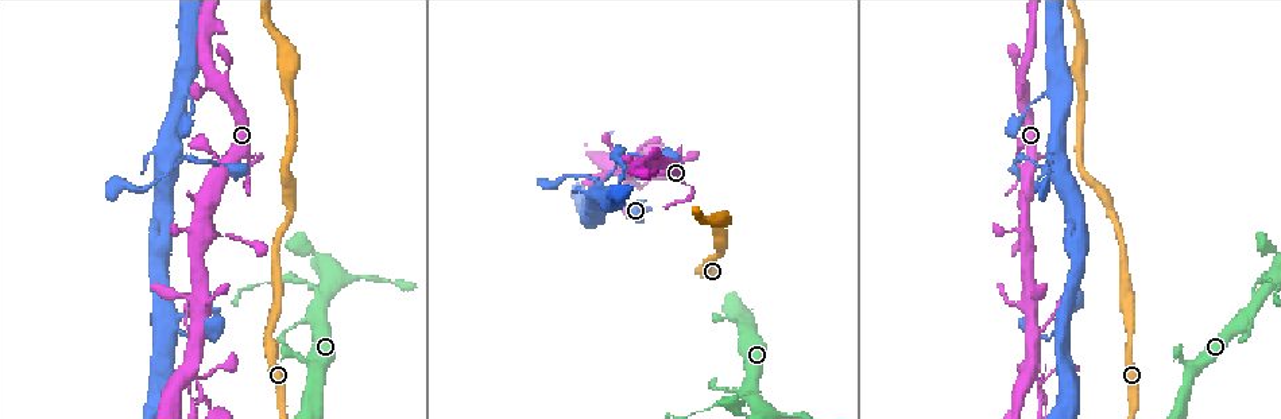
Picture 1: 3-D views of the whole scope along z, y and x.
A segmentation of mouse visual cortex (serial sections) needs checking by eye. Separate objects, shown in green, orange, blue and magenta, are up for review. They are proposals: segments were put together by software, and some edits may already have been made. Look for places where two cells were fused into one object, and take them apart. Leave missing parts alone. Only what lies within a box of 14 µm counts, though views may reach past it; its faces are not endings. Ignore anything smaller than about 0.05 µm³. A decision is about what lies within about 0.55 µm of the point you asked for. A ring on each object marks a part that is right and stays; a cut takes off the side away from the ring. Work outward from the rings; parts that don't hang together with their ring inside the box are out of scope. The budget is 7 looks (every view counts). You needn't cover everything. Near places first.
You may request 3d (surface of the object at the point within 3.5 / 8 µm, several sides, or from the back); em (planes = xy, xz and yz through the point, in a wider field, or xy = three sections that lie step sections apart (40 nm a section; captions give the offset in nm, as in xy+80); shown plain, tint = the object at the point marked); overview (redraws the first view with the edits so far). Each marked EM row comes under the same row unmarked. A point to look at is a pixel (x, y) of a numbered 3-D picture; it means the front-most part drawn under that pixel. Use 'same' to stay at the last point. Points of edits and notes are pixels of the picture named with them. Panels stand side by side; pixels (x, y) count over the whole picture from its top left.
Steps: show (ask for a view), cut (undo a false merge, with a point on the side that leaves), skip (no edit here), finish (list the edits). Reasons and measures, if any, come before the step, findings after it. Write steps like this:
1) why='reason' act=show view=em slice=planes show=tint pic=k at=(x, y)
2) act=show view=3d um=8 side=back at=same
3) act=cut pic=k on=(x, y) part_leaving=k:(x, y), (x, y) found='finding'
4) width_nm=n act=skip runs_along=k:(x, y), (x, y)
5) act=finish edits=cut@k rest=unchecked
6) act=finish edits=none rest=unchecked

act=show view=3d um=8 pic=1 at=(164, 170)

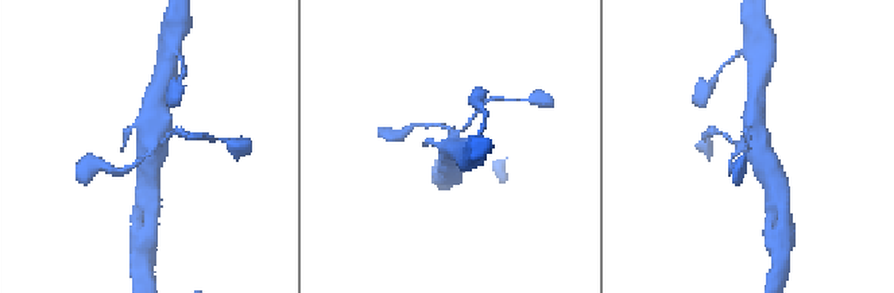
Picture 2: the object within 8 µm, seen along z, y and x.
act=show view=em slice=xy step=3 show=tint pic=2 at=(745, 150)

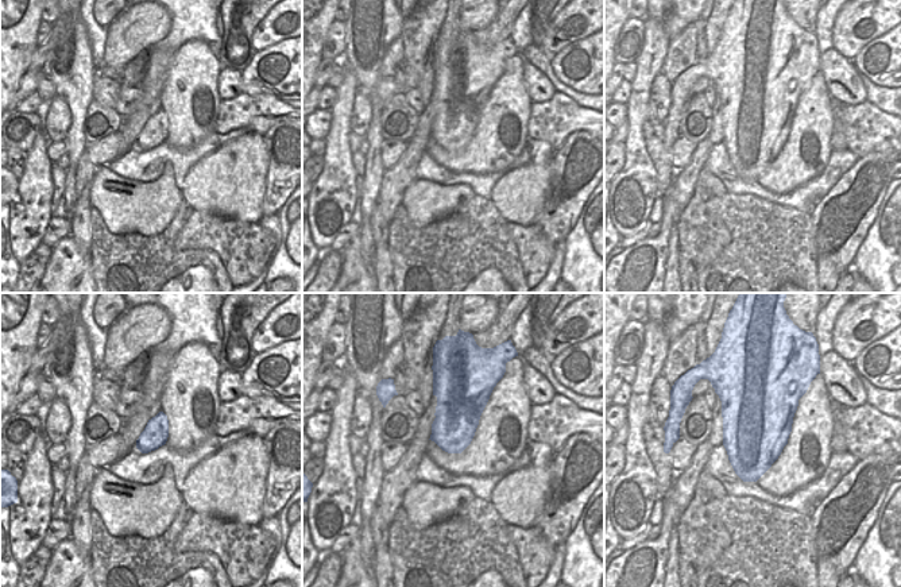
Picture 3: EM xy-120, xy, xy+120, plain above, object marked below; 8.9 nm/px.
act=skip runs_along=2:(771, 173), (757, 143), (757, 99) found='continuous, no second cell'

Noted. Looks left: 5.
why='arms part here' act=show view=3d um=8 side=back pic=1 at=(219, 81)

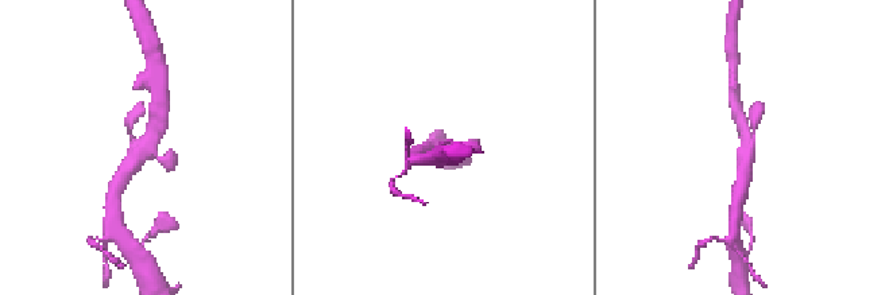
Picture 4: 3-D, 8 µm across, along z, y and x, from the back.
act=show view=em slice=xy step=2 show=tint pic=4 at=(744, 149)

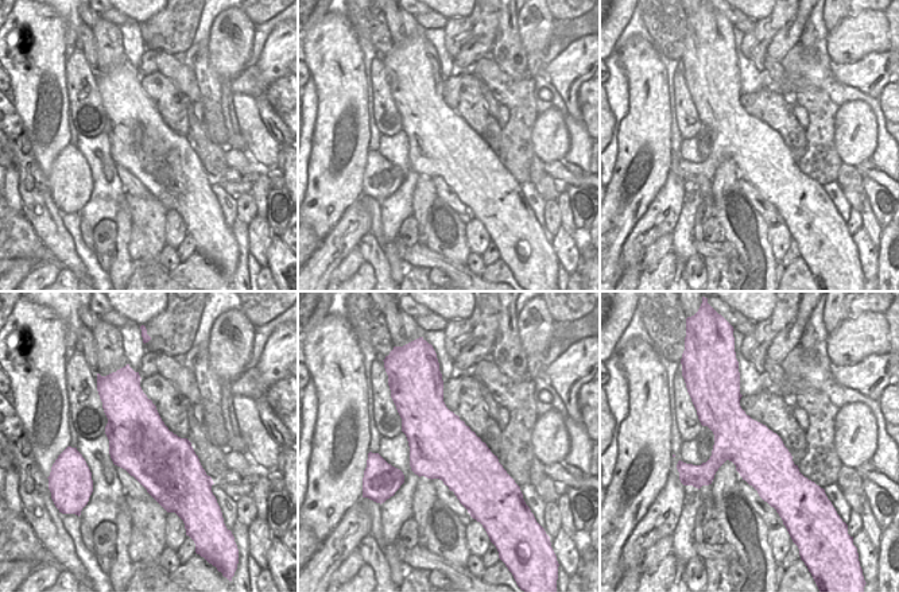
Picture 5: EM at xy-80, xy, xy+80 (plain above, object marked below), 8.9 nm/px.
act=skip runs_along=4:(118, 183), (151, 138), (158, 117) found='all the same cell'

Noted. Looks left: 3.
act=show view=3d um=3.5 pic=1 at=(318, 302)

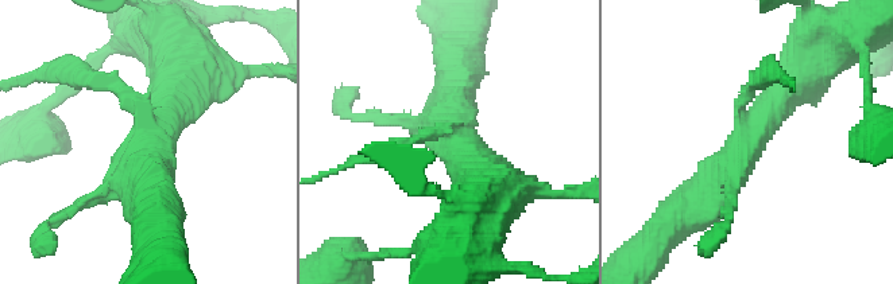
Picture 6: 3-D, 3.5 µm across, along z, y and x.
why='shape alone is not enough' act=show view=em slice=xy step=1 show=tint pic=6 at=(755, 130)

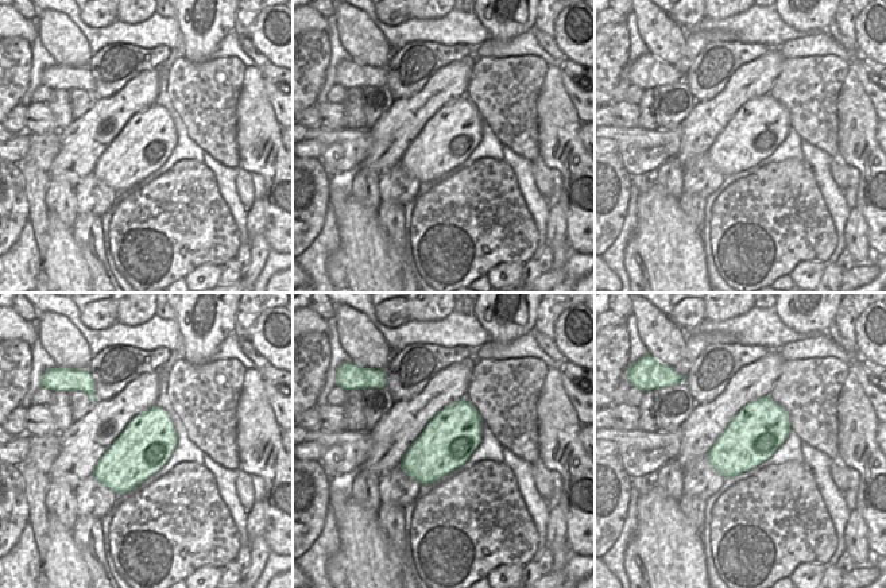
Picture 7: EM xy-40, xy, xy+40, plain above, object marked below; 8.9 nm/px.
arm_widths_nm=150,450,450 act=skip runs_along=6:(698, 201), (712, 189), (812, 57) found='continuous, no second cell'

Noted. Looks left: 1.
act=finish edits=none rest=unchecked

